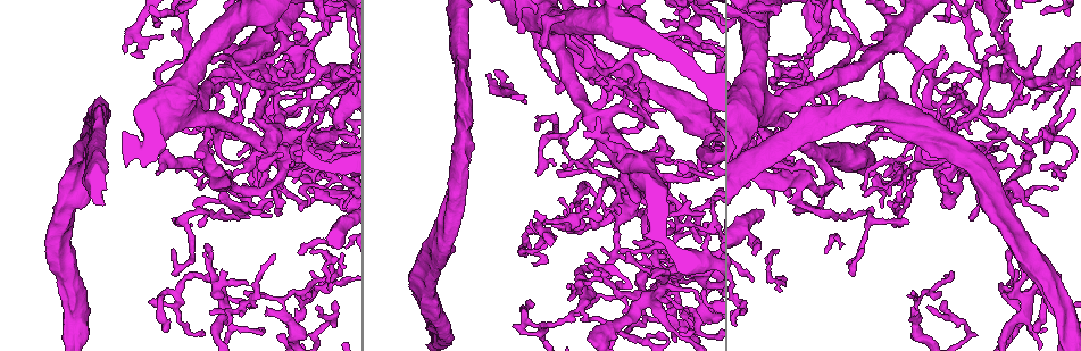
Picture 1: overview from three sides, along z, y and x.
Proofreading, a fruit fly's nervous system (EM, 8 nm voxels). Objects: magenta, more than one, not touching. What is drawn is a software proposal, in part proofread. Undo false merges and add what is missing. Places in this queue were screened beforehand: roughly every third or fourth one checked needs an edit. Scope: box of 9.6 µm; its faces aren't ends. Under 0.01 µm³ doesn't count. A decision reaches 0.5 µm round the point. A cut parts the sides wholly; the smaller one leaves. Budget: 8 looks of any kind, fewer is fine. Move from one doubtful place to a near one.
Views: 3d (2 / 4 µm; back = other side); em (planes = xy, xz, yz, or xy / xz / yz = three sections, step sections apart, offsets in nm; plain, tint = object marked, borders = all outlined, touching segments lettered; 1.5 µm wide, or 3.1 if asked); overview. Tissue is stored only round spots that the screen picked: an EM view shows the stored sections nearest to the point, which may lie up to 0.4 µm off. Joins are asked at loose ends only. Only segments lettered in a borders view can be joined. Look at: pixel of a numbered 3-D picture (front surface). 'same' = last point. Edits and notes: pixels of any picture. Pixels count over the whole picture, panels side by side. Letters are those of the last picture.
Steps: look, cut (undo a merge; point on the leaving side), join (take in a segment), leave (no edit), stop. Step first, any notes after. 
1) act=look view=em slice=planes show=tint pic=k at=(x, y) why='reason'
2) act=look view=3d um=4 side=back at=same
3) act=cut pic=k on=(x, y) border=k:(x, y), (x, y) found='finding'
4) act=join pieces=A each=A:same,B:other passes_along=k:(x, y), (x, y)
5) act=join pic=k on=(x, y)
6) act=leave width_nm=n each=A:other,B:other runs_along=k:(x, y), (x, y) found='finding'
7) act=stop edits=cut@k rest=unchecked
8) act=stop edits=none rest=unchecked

act=look view=em slice=planes show=borders pic=1 at=(668, 267) why='sharp bend'

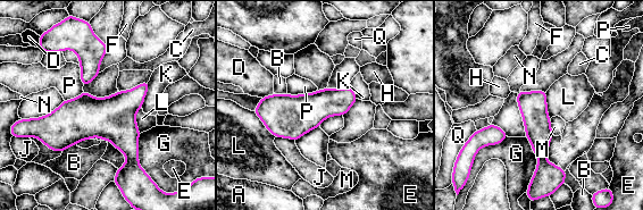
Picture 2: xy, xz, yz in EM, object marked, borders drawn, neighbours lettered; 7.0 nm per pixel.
act=leave each=A:other,B:other,C:other,D:other,E:other,F:other,G:other,H:other,J:other,K:other,L:other,M:other,N:other,P:other,Q:other runs_along=2:(520, 94), (534, 109), (542, 171) found='continuous, no second cell'

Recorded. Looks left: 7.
act=look view=em slice=xz step=4 show=tint pic=1 at=(603, 271) why='sharp bend'

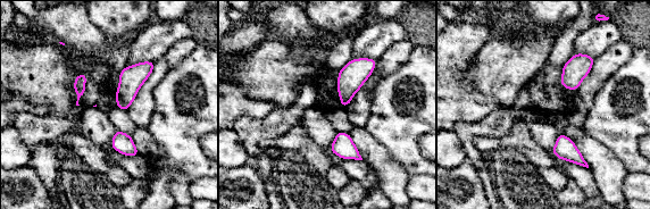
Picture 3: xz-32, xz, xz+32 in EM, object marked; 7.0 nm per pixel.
act=look view=em slice=planes show=borders at=same

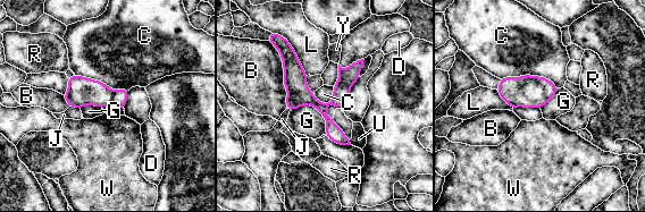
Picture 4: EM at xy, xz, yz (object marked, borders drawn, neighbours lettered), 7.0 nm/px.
act=leave longest_contact=B:460nm each=B:other,C:other,D:other,G:other,J:other,L:other,R:other,U:other,W:other,Y:other border=4:(500, 78), (538, 75), (558, 87) found='continuous, no second cell'

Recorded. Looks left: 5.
act=look view=3d um=2 pic=1 at=(196, 175) why='free end'

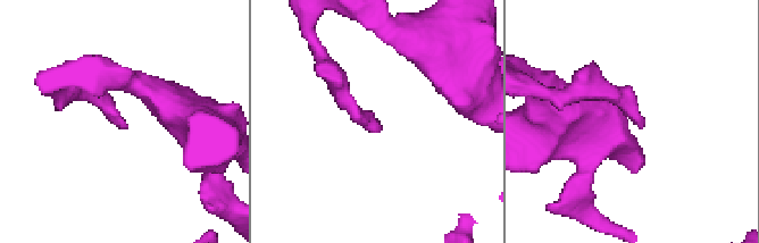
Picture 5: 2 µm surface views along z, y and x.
act=look view=em slice=planes show=borders pic=5 at=(127, 124)

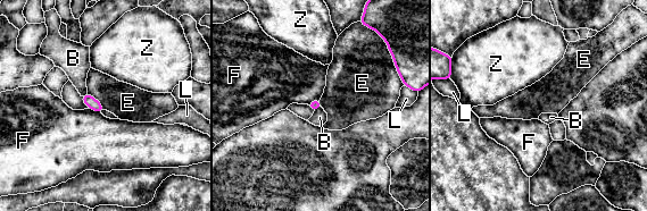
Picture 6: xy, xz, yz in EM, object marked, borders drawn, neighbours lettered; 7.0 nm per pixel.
act=leave each=B:other,E:other,F:other,L:other,Z:other border=6:(88, 92), (105, 109) found='none of them fits'

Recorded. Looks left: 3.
act=stop edits=none rest=unchecked

